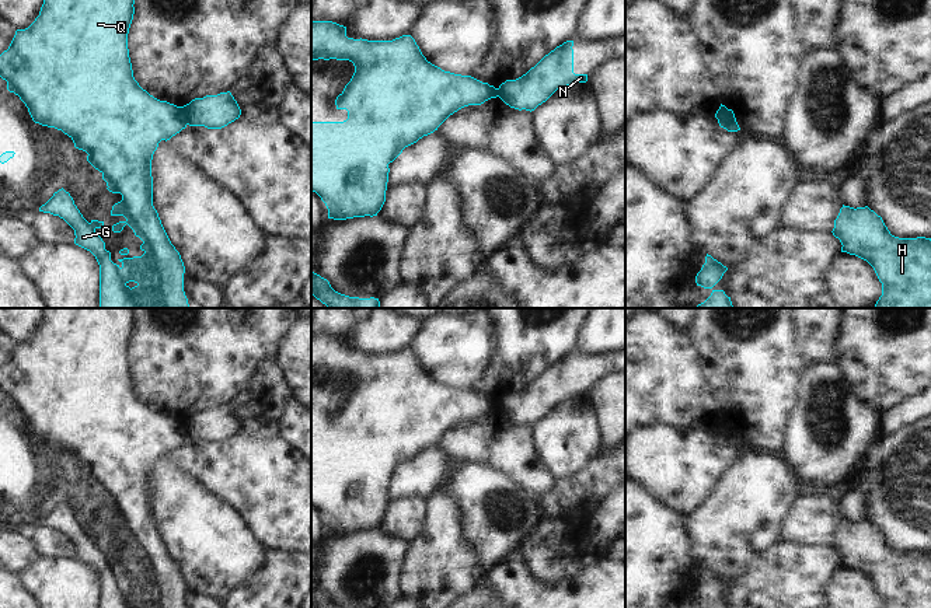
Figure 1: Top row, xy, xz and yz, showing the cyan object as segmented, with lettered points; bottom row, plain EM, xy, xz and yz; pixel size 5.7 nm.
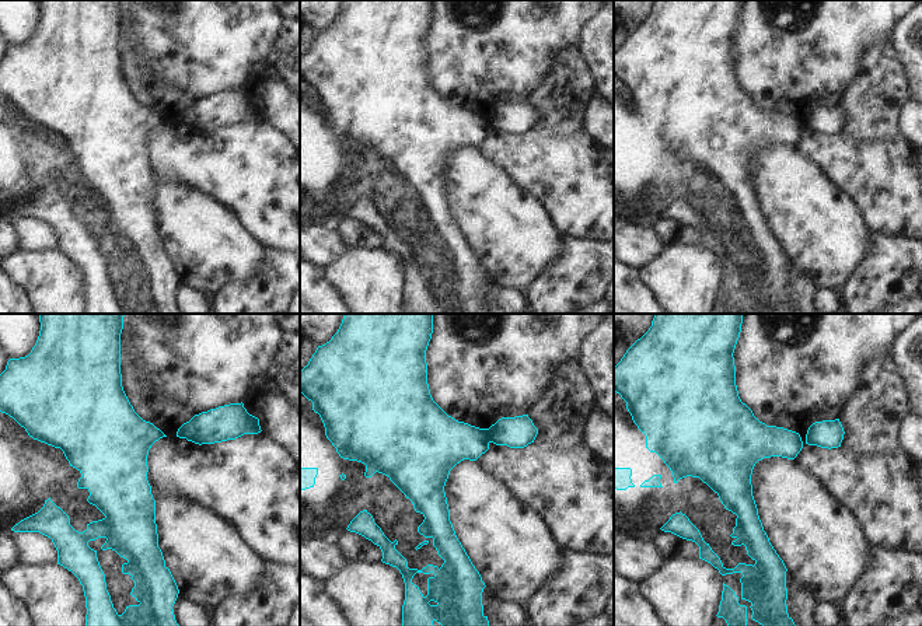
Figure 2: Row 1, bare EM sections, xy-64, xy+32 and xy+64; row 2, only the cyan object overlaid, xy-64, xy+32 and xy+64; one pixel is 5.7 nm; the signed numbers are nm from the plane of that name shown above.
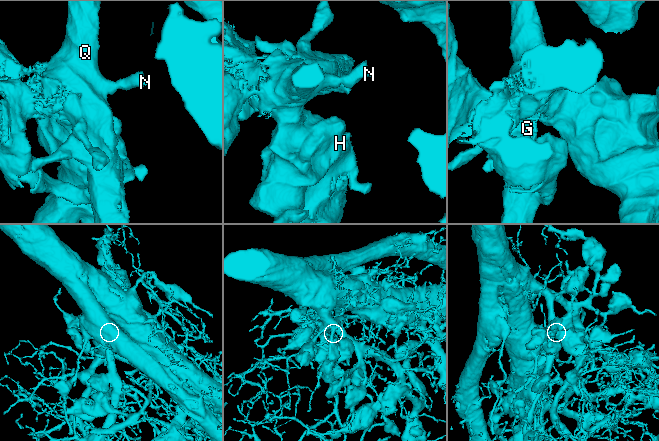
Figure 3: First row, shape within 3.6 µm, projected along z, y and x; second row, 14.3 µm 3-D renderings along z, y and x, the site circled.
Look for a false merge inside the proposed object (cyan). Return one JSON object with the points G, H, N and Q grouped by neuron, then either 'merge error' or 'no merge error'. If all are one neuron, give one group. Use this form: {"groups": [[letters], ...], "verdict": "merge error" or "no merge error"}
{"groups": [["G", "H", "Q"], ["N"]], "verdict": "merge error"}

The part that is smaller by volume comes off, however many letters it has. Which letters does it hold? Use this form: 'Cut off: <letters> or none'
Cut off: N.

